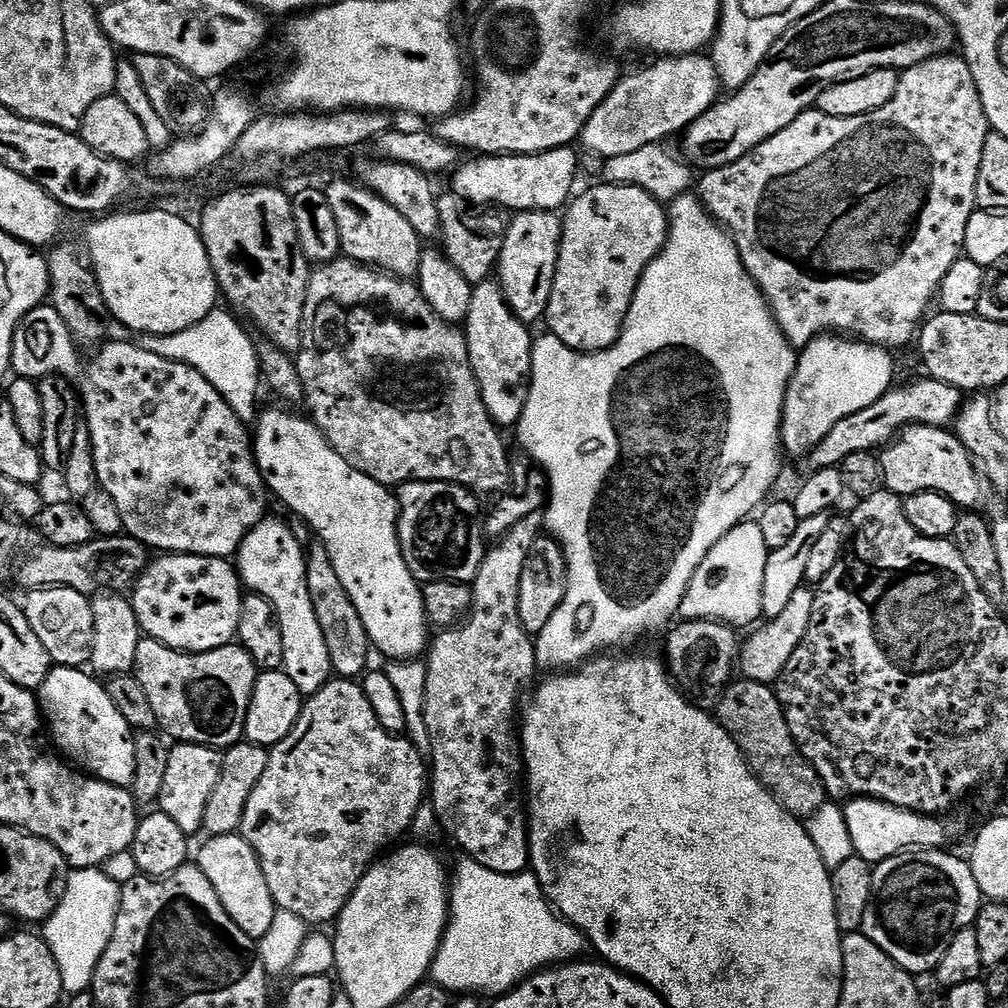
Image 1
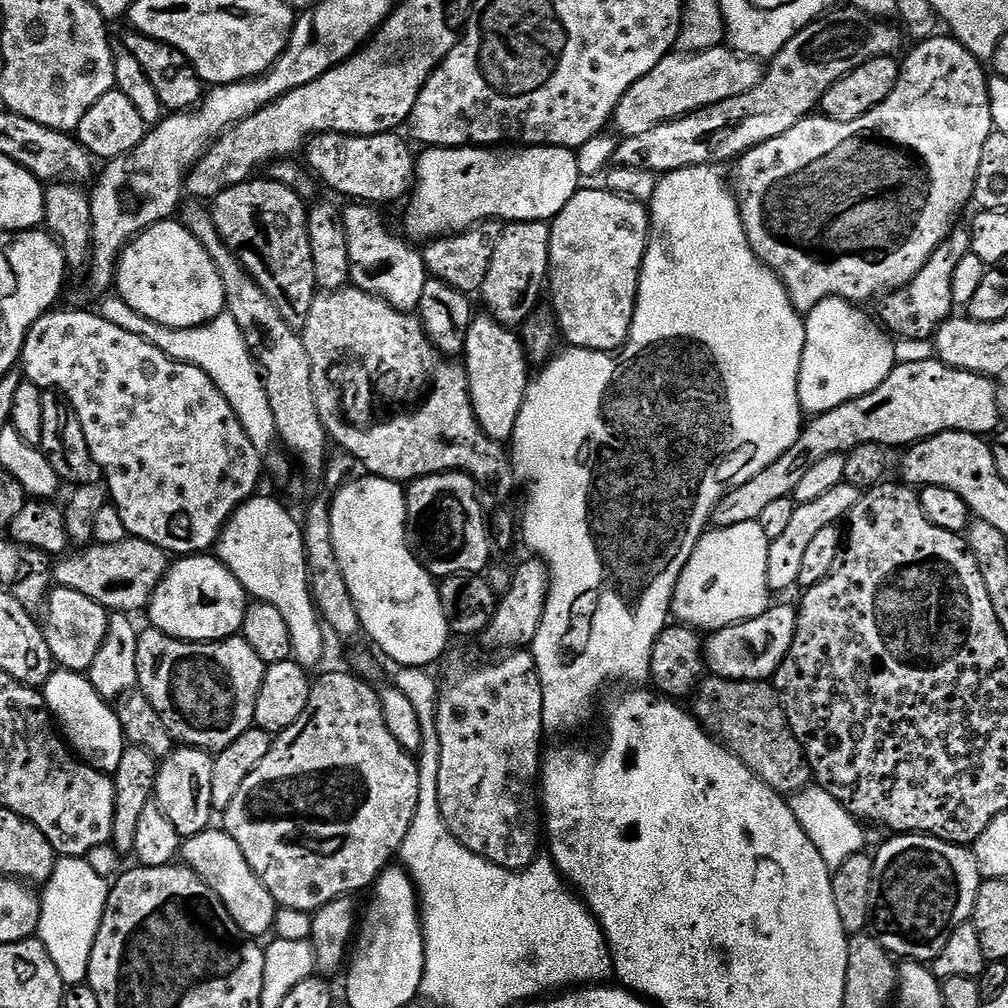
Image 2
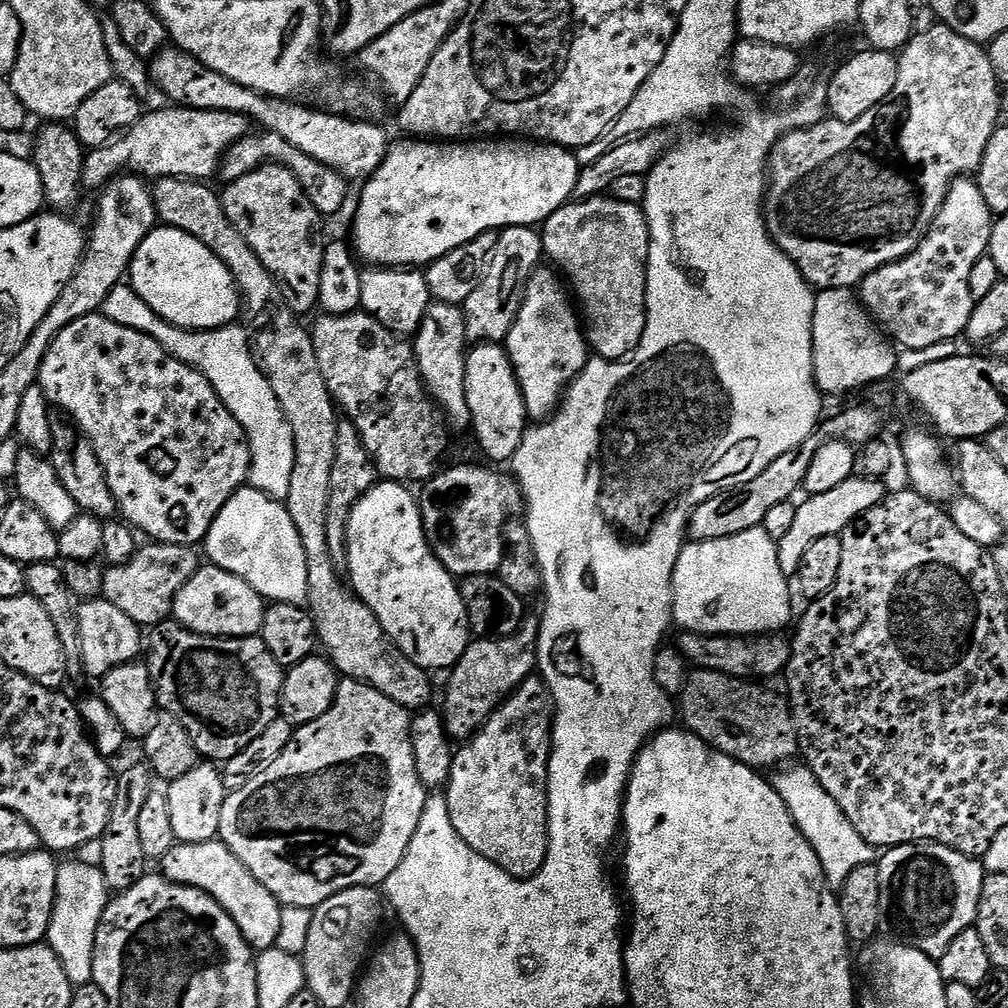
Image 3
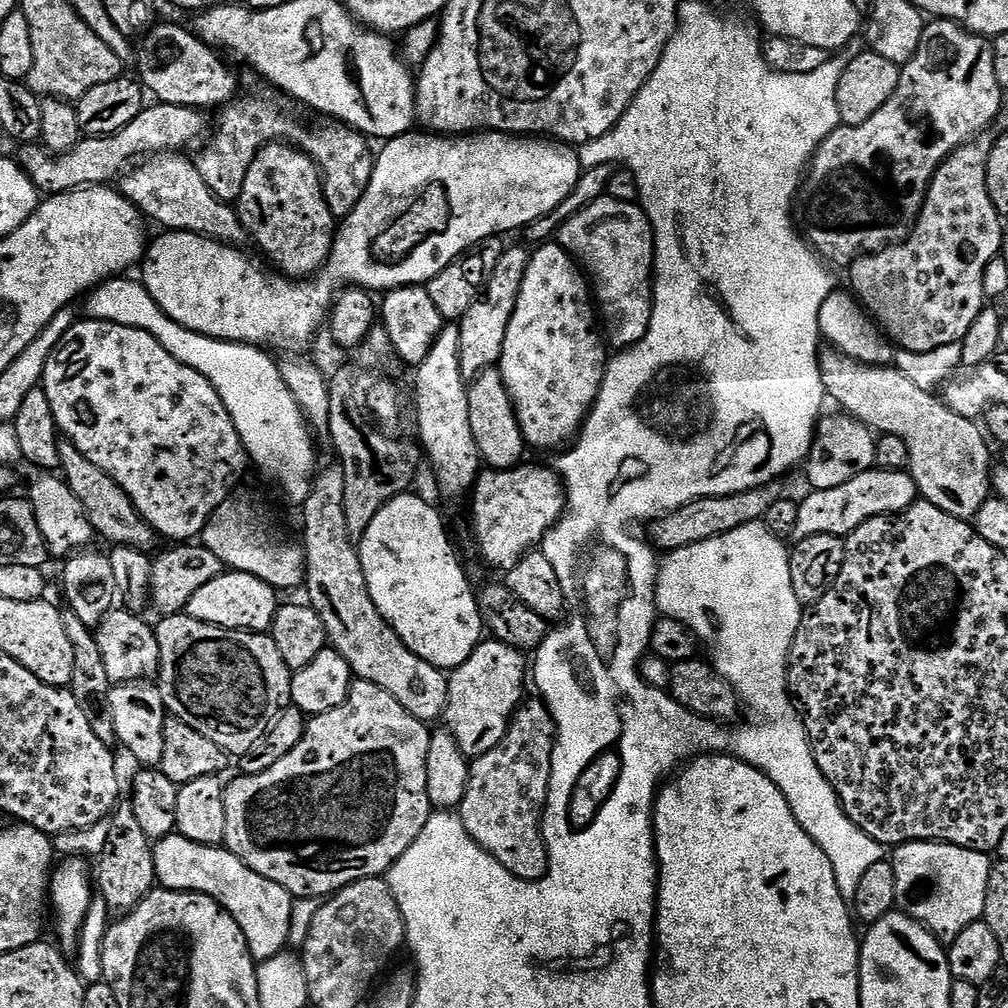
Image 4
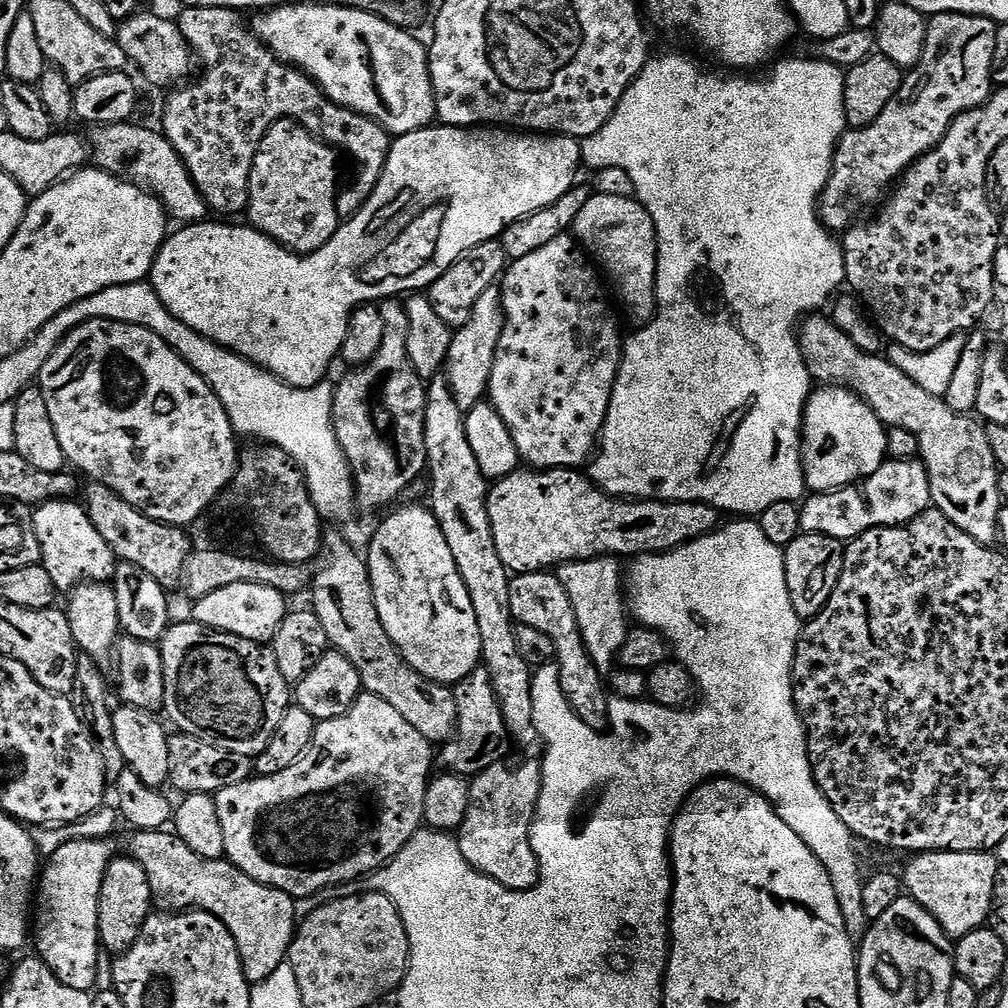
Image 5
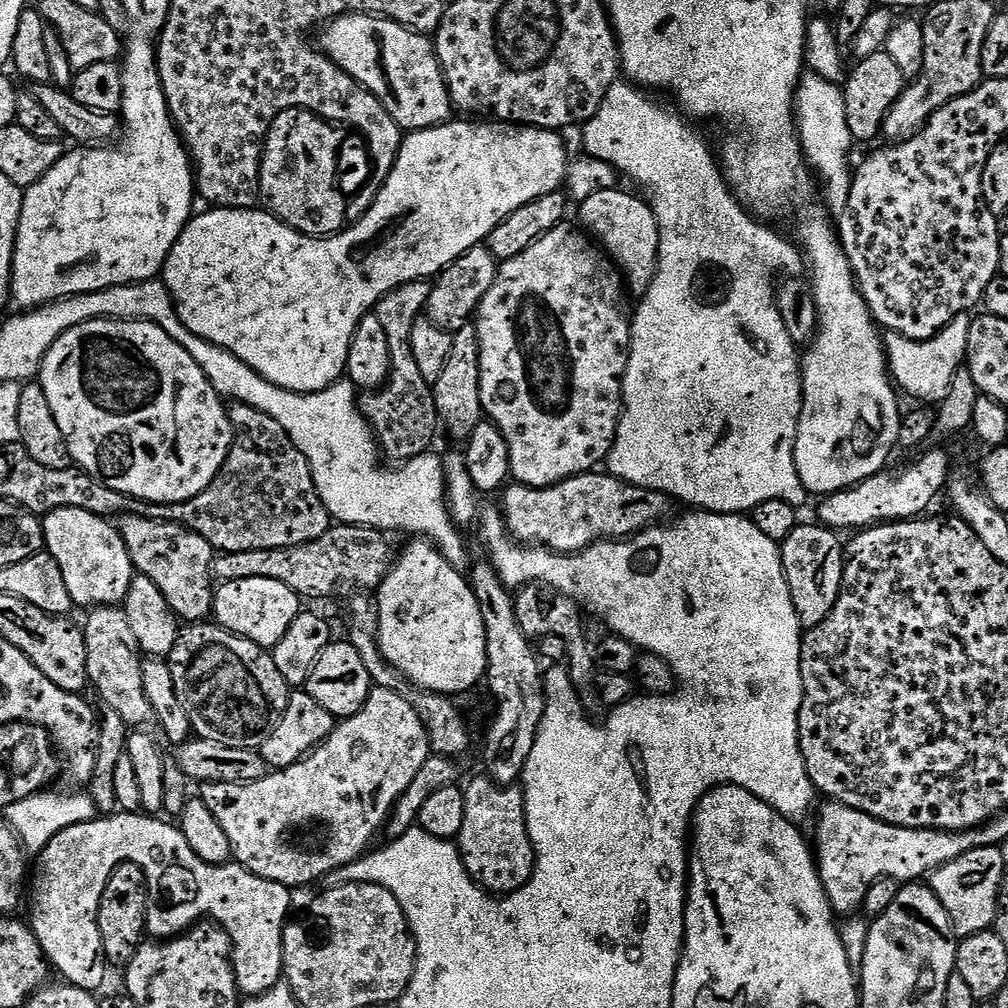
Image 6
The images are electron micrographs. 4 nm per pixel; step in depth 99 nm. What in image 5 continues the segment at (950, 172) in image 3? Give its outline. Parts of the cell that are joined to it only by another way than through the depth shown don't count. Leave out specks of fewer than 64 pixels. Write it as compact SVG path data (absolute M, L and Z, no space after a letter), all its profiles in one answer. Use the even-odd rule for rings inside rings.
M940 12L928 20L926 46L922 50L922 58L919 65L905 75L898 94L894 94L894 98L888 103L886 110L878 114L876 121L865 128L845 131L836 146L832 173L824 183L824 190L818 201L818 215L825 228L836 234L851 228L865 215L864 208L875 209L889 195L890 189L907 172L908 167L915 164L921 156L925 156L934 146L938 146L946 130L950 130L952 123L962 113L986 103L994 91L992 59L997 27L996 21L990 18L971 16L965 12Z

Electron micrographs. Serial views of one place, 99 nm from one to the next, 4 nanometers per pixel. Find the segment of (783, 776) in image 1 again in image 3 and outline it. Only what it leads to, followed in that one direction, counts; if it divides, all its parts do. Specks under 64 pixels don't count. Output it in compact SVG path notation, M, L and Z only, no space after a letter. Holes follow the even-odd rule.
M696 670L684 681L684 688L678 694L678 716L684 719L683 727L703 740L709 748L726 754L748 768L765 770L788 760L798 752L798 736L790 723L790 712L785 701L772 692L759 688L756 682L741 682L721 675L720 672Z

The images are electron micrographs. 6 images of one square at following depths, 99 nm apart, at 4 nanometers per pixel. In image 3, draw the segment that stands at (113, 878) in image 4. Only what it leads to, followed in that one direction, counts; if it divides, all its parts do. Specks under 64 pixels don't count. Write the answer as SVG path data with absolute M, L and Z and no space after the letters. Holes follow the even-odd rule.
M147 767L128 768L116 776L114 802L110 806L110 822L100 837L102 842L102 866L104 880L113 893L127 891L146 875L146 861L142 854L142 837L138 834L138 821L142 818L142 805L154 790L154 776Z

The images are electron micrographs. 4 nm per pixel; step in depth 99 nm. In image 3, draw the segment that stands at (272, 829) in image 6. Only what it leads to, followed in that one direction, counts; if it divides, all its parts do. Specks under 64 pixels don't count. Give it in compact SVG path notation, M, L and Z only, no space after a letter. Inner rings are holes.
M341 679L336 685L336 697L332 702L332 708L322 714L322 718L314 718L314 722L301 724L292 733L292 741L262 770L257 776L251 776L247 782L236 792L228 792L224 797L222 806L222 822L220 823L219 839L237 856L274 894L283 907L304 907L311 910L316 909L322 902L329 900L334 894L338 894L347 888L376 888L383 886L398 870L398 862L406 854L410 842L414 838L414 830L418 830L418 822L422 822L424 807L428 801L430 792L424 787L423 782L418 778L418 770L414 762L414 750L412 749L412 729L410 727L410 712L398 702L386 698L377 688L372 688L360 680Z

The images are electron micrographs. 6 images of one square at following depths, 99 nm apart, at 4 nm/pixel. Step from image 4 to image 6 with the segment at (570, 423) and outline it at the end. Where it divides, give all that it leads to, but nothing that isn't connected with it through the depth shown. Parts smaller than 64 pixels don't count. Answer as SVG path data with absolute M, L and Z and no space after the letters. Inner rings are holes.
M565 222L558 225L542 238L538 238L538 242L531 244L522 254L503 261L496 273L494 286L490 286L486 298L480 303L480 311L474 320L476 336L480 339L480 397L484 415L506 438L510 450L511 479L531 488L549 488L551 484L568 480L571 476L581 476L583 472L599 469L607 461L620 425L624 402L624 375L628 369L628 356L632 352L634 308L633 305L628 305L630 292L626 281L615 263L606 258L605 253L593 243L589 233L579 227L571 228L570 224Z

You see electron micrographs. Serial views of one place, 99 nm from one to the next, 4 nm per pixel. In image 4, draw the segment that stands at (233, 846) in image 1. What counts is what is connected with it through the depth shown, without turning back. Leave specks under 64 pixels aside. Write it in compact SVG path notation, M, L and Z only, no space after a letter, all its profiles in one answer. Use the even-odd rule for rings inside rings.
M173 834L155 841L152 853L159 887L171 888L174 892L201 892L216 901L238 922L253 960L274 958L289 947L293 896L278 886L278 882L270 882L250 870L250 866L243 864L227 847L190 842L184 836Z

